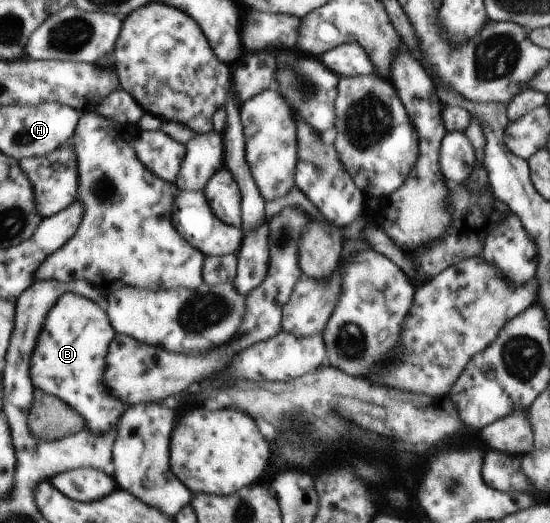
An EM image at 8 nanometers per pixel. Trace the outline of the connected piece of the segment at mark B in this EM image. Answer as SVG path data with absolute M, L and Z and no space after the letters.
M64 293L54 307L47 314L47 327L39 333L39 343L32 353L32 384L75 408L92 434L106 434L111 425L117 427L126 406L103 385L107 347L115 337L105 305L92 302L81 294Z

